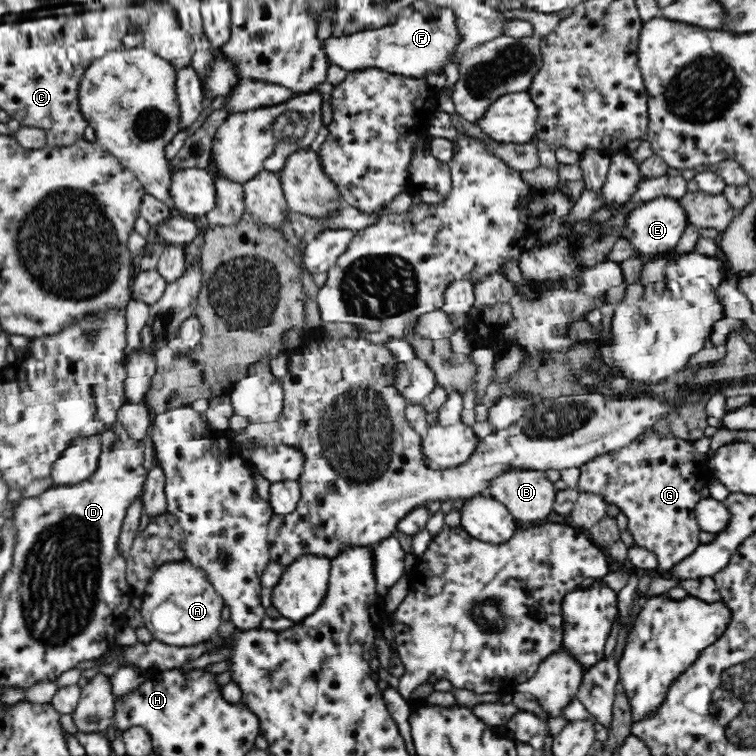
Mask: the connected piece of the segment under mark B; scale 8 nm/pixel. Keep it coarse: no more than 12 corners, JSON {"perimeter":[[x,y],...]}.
{"perimeter":[[512,468],[486,494],[517,522],[552,514],[557,490],[544,471]]}

